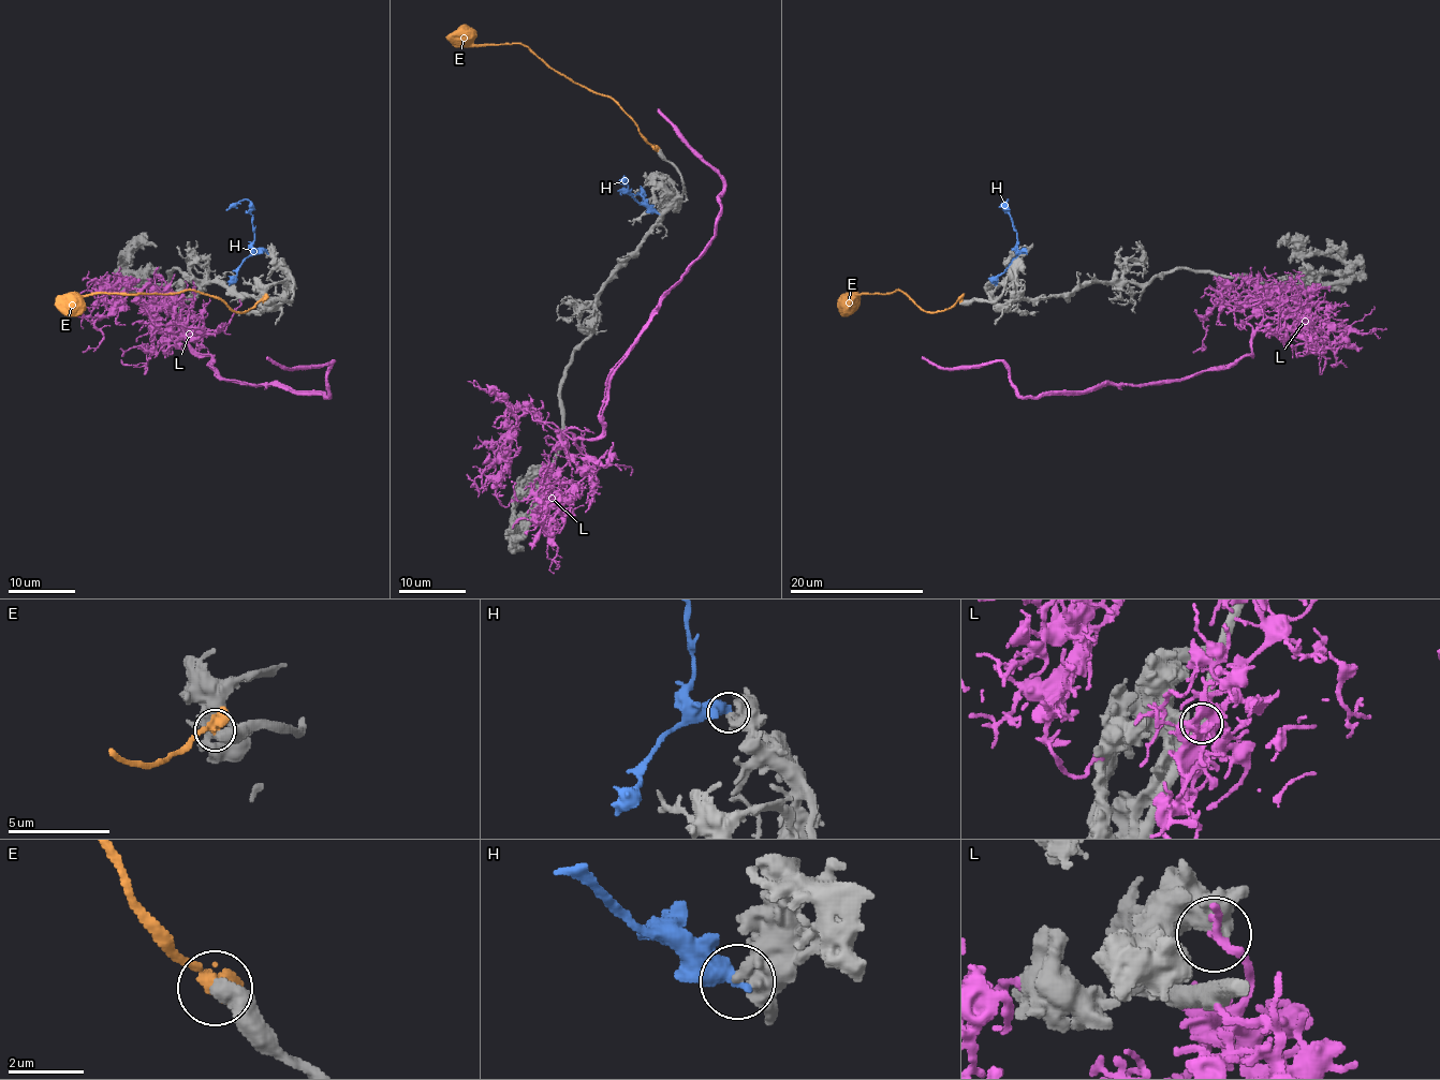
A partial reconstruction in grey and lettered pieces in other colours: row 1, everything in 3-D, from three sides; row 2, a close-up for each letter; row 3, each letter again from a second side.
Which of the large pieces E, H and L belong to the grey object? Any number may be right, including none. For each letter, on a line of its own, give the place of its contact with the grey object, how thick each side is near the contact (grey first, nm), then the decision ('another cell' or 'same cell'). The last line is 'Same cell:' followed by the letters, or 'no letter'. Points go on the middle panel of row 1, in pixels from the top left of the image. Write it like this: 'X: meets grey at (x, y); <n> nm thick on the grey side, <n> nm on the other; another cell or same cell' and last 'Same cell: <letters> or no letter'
E: meets grey at (655, 148); 550 nm thick on the grey side, 400 nm on the other; another cell
H: meets grey at (657, 212); 400 nm thick on the grey side, 550 nm on the other; another cell
L: meets grey at (546, 489); 600 nm thick on the grey side, 190 nm on the other; another cell
Same cell: no letter

